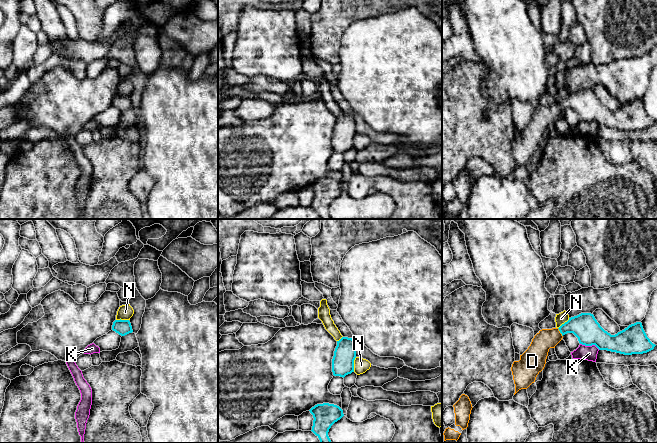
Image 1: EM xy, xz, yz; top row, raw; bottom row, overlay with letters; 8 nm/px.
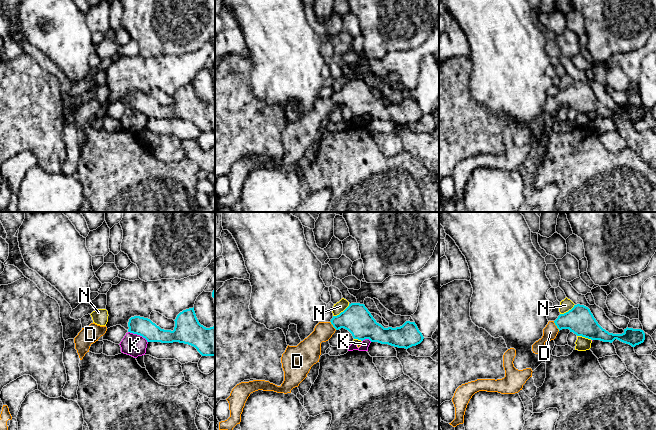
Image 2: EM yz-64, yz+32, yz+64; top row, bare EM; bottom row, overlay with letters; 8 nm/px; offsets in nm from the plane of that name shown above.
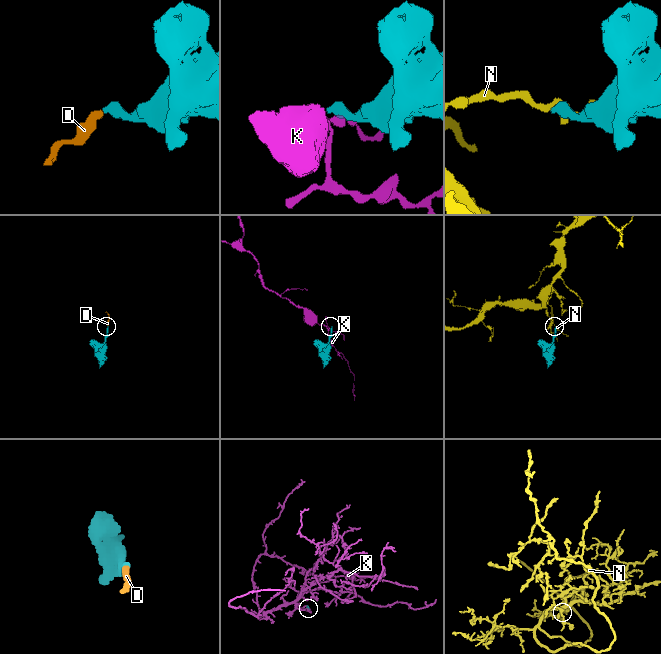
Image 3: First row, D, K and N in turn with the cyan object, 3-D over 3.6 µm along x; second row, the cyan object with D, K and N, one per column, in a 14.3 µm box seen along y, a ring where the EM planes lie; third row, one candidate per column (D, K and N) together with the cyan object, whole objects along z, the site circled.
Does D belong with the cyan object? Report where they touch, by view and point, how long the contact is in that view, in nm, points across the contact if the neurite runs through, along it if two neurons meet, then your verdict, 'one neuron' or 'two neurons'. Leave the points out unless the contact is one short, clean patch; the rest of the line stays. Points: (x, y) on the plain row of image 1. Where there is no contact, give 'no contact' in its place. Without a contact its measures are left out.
yz (560, 108) | 80 nm | across yz (584, 102), (570, 102), (560, 108), (553, 112), (537, 128) | one neuron

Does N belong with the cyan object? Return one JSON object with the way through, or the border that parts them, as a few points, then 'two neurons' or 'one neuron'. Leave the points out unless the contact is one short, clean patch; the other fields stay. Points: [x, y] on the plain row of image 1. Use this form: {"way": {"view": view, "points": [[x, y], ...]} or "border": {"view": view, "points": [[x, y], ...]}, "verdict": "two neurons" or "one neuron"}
{"border": {"view": "xz", "points": [[356, 133], [353, 139], [353, 147]]}, "verdict": "two neurons"}

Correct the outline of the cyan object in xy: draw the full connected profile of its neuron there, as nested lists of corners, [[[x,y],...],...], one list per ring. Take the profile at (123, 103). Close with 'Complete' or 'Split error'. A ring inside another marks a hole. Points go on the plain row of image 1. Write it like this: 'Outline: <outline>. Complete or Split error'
Outline: [[[115,96],[112,101],[112,106],[121,112],[132,109],[132,102],[129,96]]]. Complete

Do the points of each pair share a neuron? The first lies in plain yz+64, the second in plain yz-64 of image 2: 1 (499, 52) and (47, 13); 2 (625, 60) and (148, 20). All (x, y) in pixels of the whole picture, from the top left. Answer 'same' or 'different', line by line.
1: same
2: different

